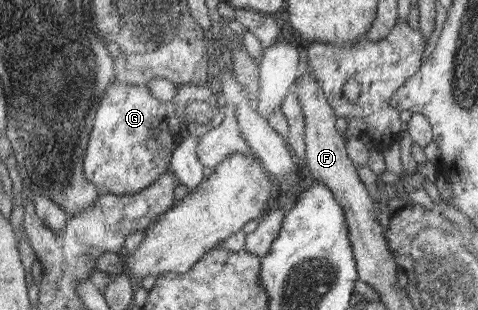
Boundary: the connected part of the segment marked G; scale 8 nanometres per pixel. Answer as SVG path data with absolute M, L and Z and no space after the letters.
M115 80L107 88L95 114L84 172L100 194L140 194L156 182L168 169L168 161L176 149L178 132L170 131L166 121L166 105L151 94L151 89Z

